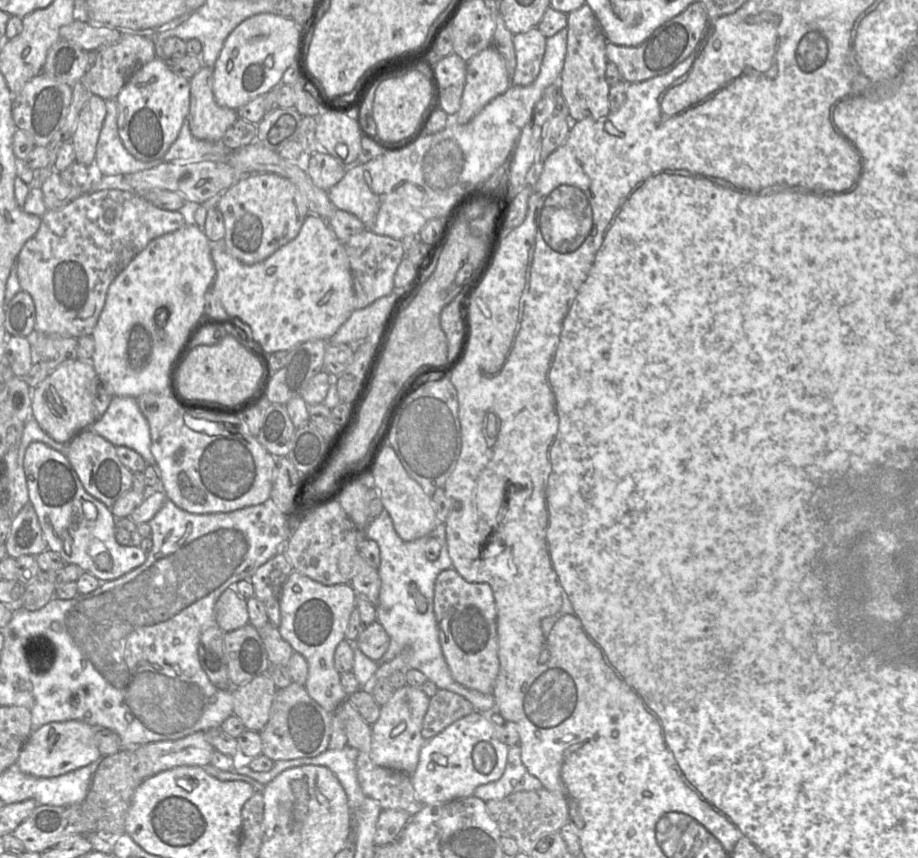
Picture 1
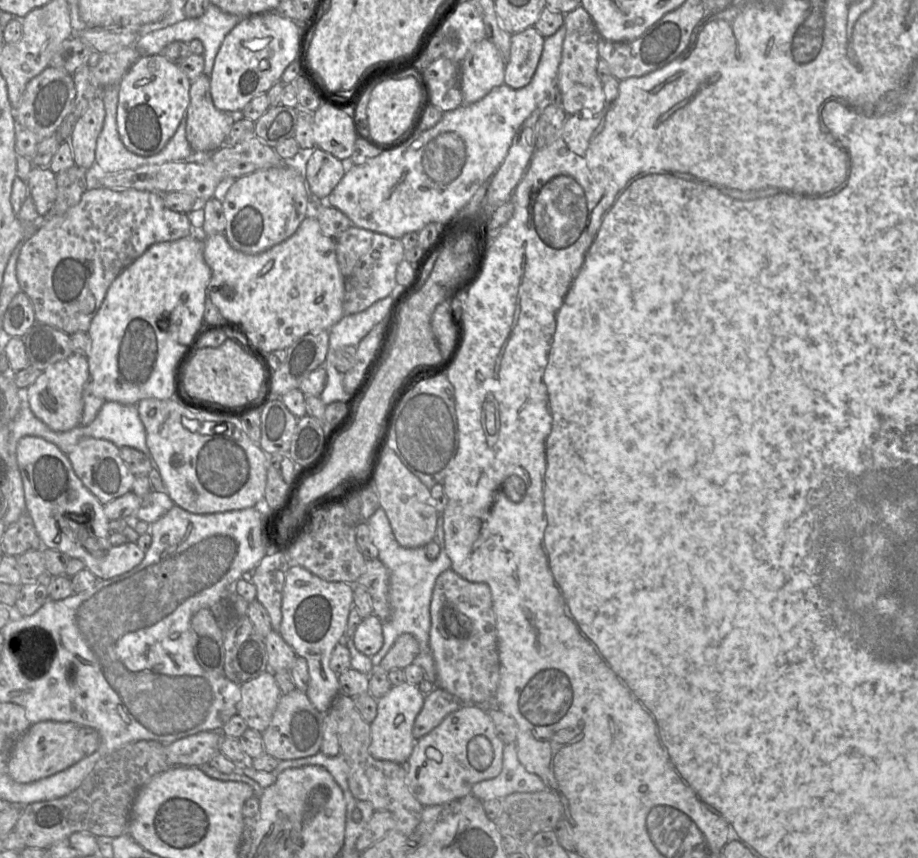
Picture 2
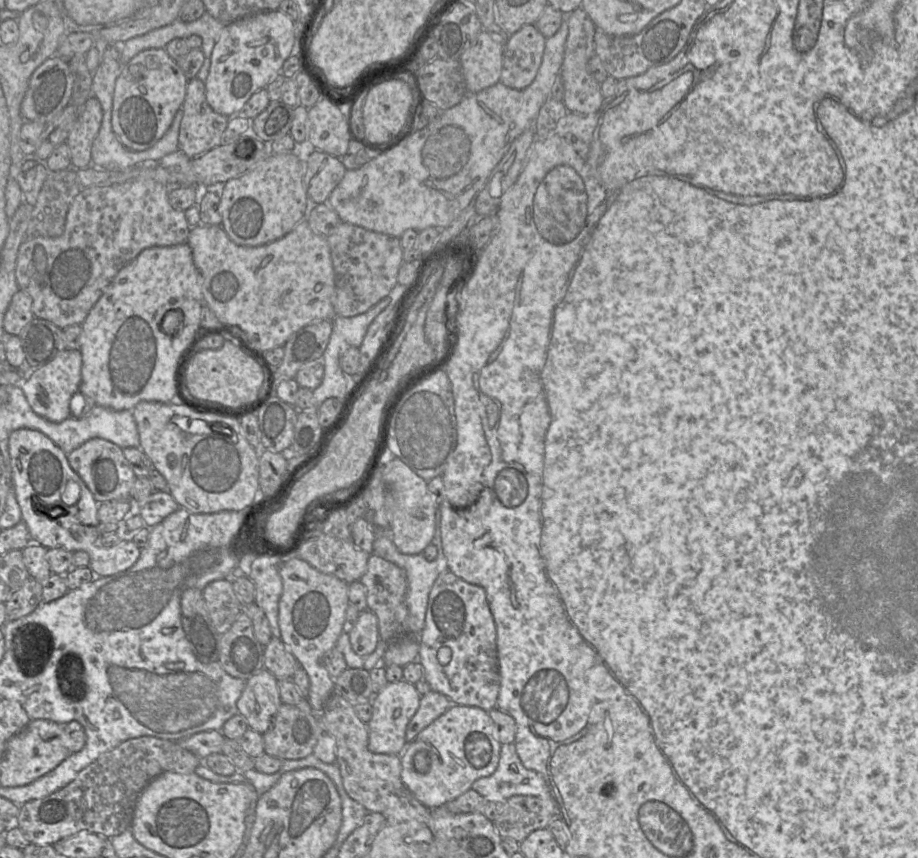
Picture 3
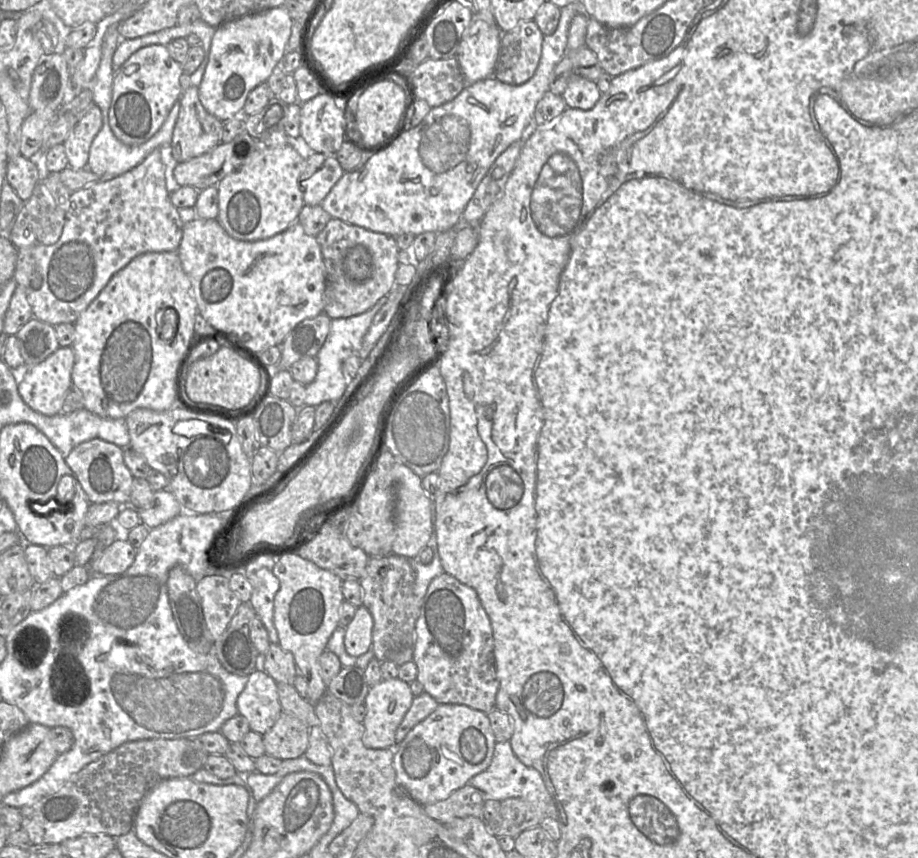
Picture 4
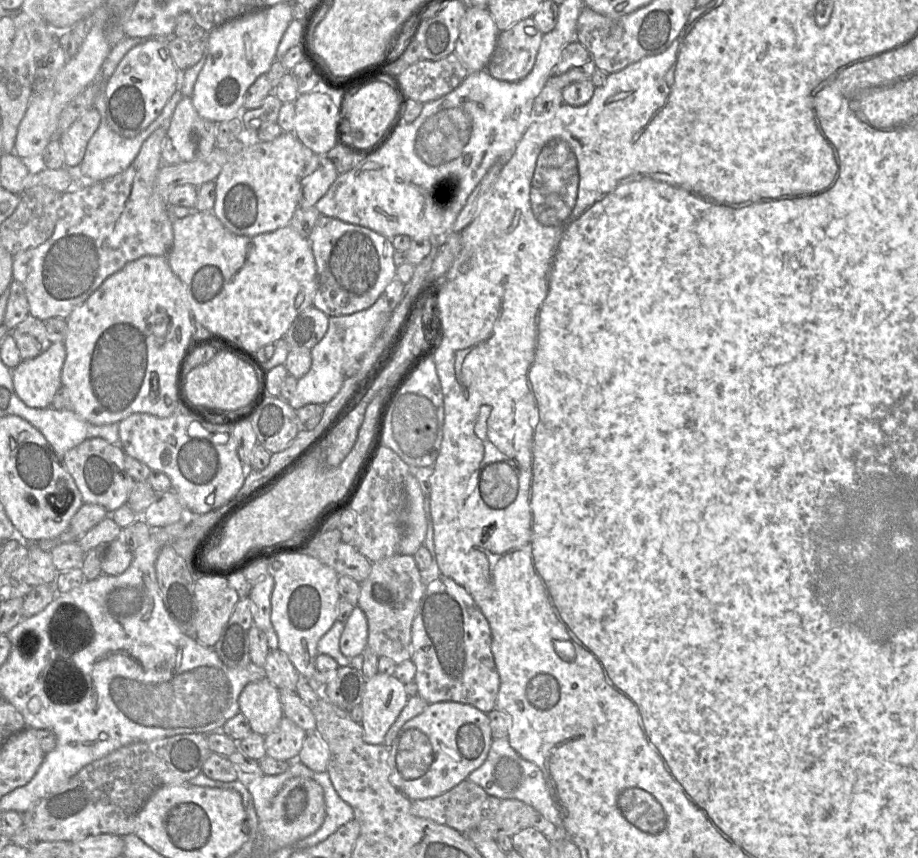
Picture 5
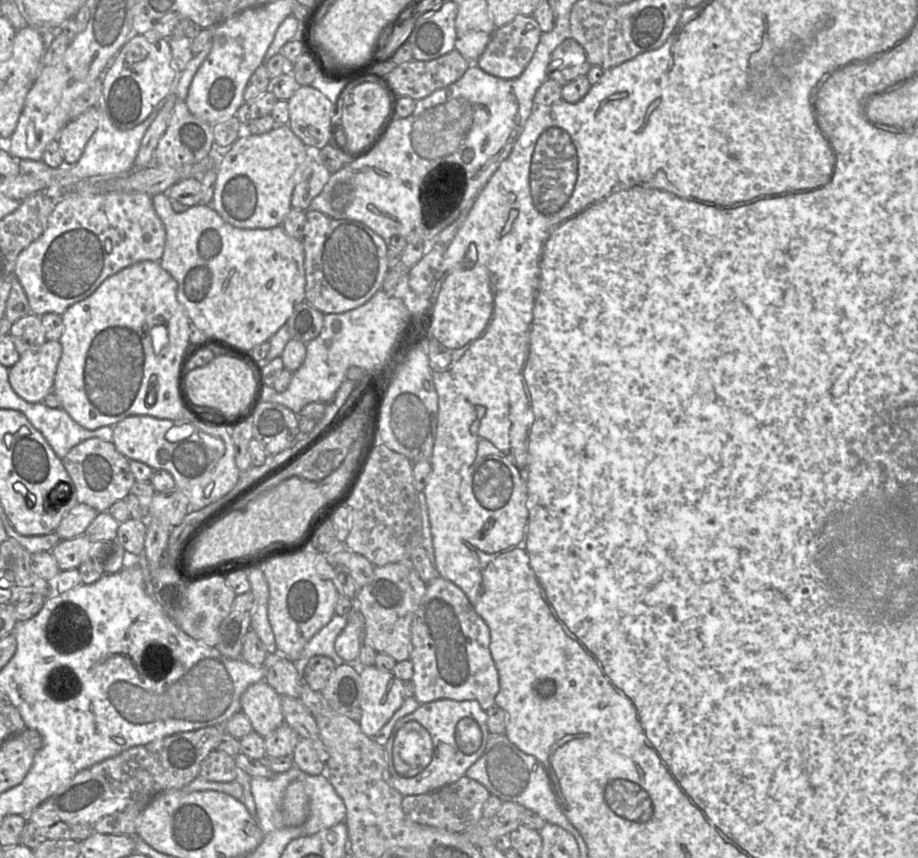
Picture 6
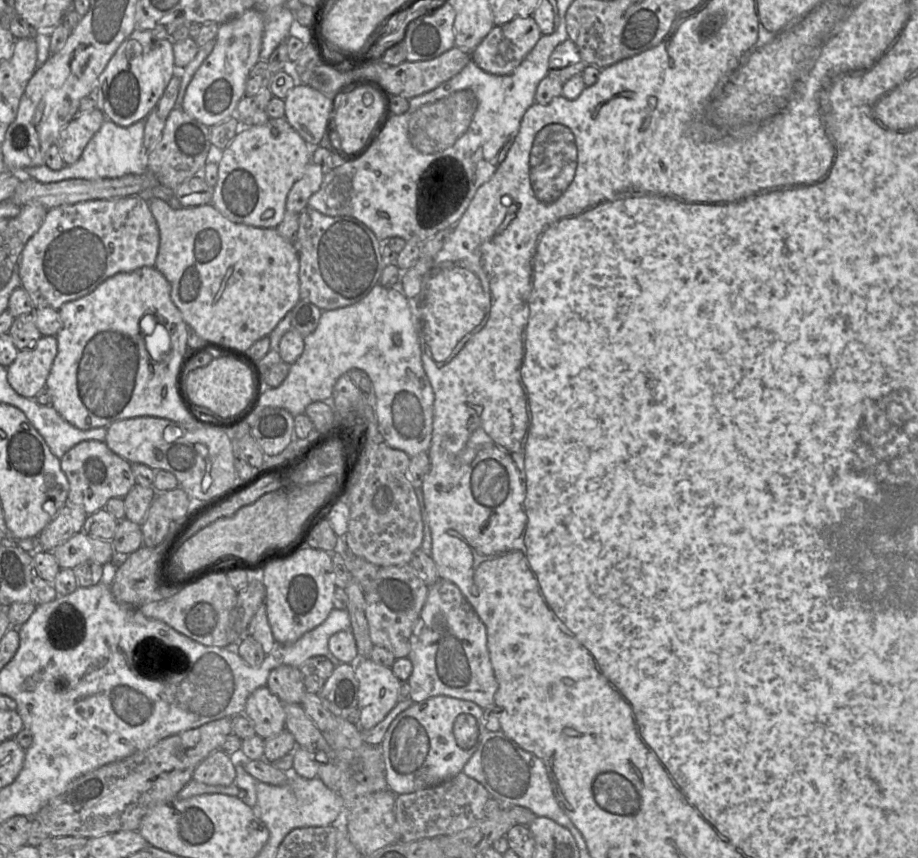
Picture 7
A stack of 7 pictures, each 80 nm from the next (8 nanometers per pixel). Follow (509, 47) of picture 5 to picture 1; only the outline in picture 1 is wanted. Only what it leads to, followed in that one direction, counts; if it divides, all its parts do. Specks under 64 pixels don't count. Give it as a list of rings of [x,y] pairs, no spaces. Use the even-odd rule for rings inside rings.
[[[537,27],[513,35],[516,67],[511,76],[512,85],[527,86],[535,81],[544,57],[546,39]]]

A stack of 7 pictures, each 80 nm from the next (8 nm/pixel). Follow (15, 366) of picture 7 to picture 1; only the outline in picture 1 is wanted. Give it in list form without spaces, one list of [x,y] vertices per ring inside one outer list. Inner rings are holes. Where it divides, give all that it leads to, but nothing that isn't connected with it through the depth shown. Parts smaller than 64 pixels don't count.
[[[66,360],[32,390],[32,416],[55,441],[69,443],[79,432],[90,428],[95,420],[95,394],[98,375],[90,361]]]

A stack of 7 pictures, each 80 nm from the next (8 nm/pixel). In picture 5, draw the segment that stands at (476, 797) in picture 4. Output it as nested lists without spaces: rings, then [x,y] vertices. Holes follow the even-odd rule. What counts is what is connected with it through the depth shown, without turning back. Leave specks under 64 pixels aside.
[[[465,779],[439,796],[412,801],[411,812],[467,834],[483,819],[481,811],[487,799],[481,786]]]

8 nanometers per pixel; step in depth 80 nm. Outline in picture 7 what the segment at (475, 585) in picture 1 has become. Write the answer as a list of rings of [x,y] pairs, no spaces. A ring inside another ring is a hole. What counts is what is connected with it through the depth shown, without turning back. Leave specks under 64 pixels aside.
[[[438,579],[428,587],[425,604],[410,636],[410,651],[407,658],[412,663],[412,672],[407,680],[410,685],[409,698],[414,703],[444,695],[473,701],[482,709],[494,704],[498,682],[488,648],[486,626],[460,589],[452,582]]]

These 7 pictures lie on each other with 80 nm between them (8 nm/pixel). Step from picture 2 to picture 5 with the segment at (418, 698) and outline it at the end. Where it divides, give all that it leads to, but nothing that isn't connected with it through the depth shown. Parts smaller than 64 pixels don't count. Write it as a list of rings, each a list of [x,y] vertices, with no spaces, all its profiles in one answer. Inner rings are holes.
[[[377,673],[366,680],[361,701],[363,739],[368,744],[382,744],[384,737],[407,703],[405,684],[395,675]]]

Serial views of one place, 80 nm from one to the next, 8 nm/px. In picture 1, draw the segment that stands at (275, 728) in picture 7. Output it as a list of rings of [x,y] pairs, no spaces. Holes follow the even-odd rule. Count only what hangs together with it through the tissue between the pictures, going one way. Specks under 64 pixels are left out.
[[[263,673],[239,687],[233,687],[233,714],[247,730],[261,732],[270,718],[277,688],[272,678]]]

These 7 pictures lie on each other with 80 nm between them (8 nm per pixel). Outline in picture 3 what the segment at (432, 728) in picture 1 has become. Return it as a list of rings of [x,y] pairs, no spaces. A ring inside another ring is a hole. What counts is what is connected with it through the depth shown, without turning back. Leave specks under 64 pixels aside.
[[[430,690],[420,698],[419,708],[409,721],[405,738],[412,741],[424,728],[444,714],[453,704],[447,696]]]

